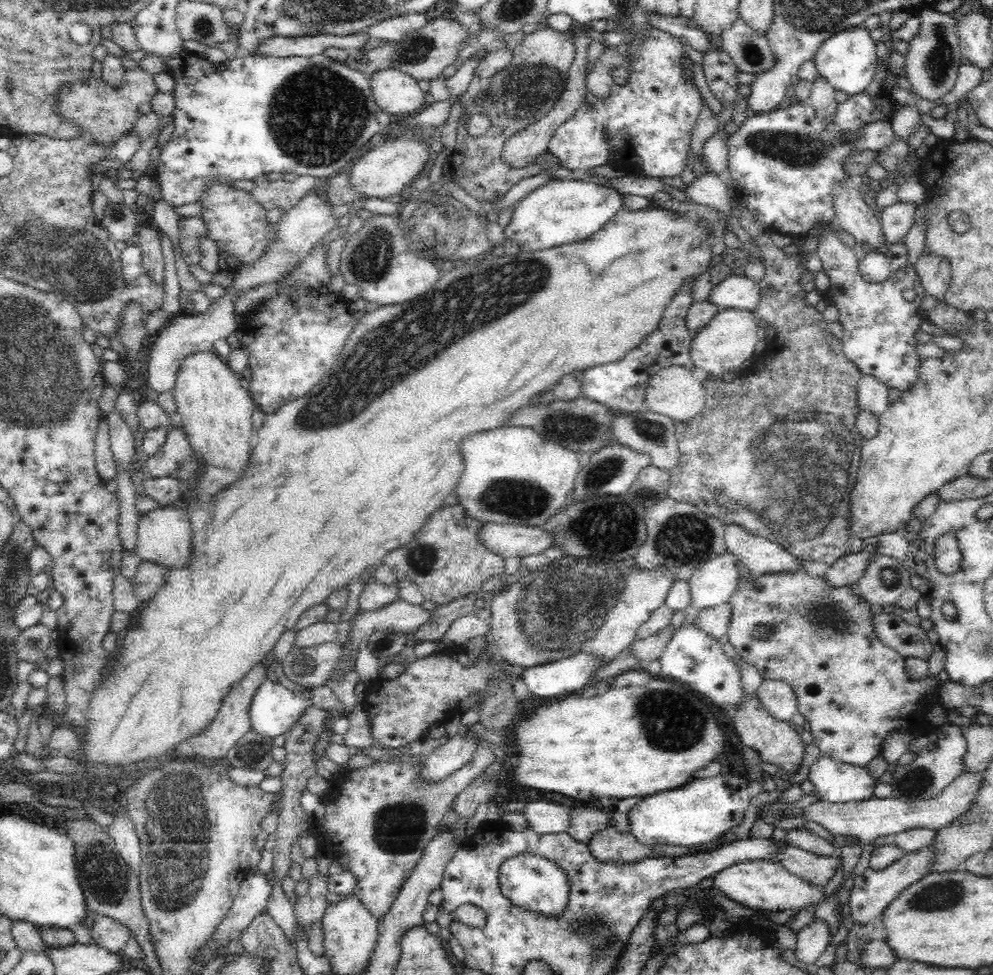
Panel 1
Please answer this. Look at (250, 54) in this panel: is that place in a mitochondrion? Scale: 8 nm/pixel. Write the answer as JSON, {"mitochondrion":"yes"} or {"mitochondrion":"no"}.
{"mitochondrion":"no"}

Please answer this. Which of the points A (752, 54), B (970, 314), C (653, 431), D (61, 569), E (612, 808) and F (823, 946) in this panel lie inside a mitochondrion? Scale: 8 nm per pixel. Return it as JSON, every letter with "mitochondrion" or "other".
{"A":"mitochondrion","B":"other","C":"mitochondrion","D":"other","E":"other","F":"other"}

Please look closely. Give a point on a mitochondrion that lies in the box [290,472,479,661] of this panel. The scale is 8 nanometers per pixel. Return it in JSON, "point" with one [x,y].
{"point":[422,559]}

